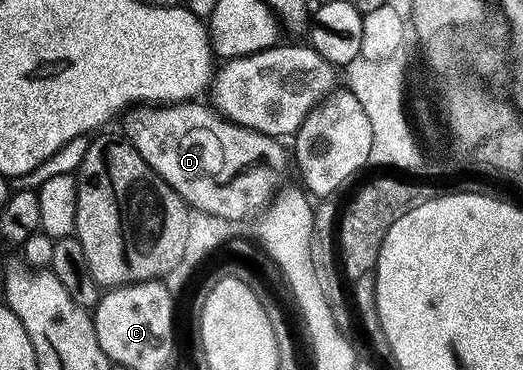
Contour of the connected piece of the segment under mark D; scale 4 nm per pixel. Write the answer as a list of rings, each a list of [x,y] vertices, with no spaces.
[[[199,100],[132,106],[122,115],[122,122],[122,137],[133,144],[137,152],[141,152],[141,160],[145,160],[145,164],[149,164],[149,168],[153,168],[153,172],[157,172],[157,176],[169,184],[169,188],[180,194],[192,211],[211,213],[239,224],[242,223],[242,218],[247,218],[250,214],[258,215],[284,185],[287,162],[289,166],[288,147],[286,150],[278,137],[231,122],[210,105],[202,106]]]

